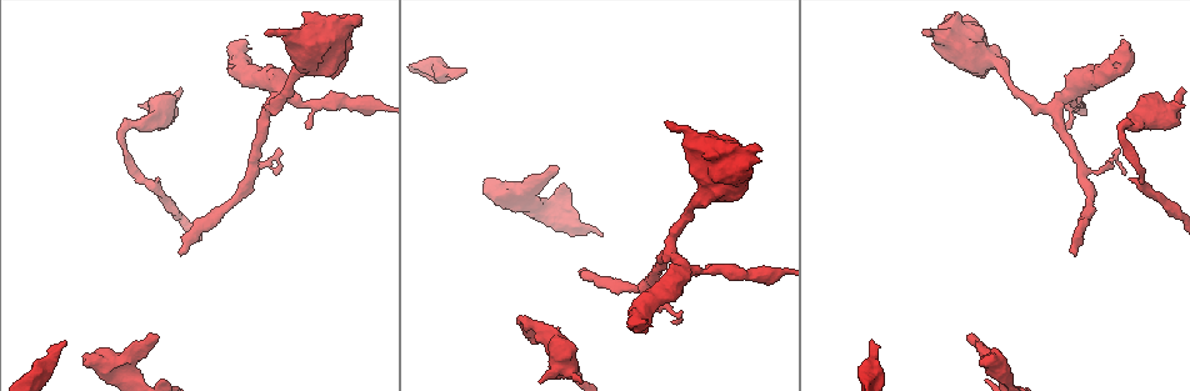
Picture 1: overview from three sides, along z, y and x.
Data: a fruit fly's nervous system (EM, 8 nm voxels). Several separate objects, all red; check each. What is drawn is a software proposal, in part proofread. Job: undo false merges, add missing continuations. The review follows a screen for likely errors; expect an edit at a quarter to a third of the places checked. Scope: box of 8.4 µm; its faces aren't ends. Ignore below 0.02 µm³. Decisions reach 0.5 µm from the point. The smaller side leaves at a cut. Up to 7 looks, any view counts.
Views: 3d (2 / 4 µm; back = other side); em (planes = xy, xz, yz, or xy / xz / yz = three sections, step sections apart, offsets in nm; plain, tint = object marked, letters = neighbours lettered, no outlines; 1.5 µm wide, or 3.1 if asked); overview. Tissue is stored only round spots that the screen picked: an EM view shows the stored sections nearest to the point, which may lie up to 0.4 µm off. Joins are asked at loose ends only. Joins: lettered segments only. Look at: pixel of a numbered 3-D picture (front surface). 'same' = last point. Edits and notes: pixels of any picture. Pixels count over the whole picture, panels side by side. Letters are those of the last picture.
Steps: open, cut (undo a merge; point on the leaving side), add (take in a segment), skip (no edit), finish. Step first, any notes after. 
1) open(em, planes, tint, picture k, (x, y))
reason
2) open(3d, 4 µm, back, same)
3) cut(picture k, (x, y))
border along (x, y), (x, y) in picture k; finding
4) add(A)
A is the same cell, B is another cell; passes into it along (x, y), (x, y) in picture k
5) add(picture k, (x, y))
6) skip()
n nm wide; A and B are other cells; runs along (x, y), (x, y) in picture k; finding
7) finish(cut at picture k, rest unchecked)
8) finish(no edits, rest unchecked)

open(3d, 2 µm, picture 1, (156, 335))
an open end

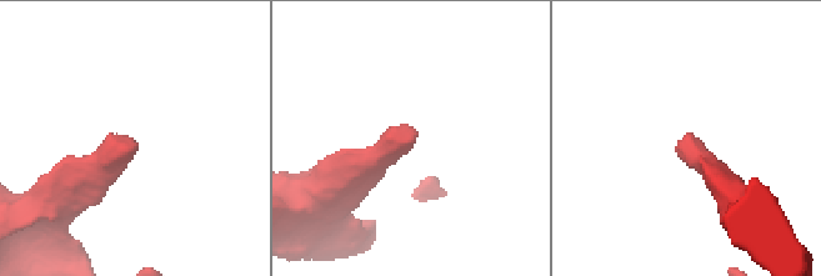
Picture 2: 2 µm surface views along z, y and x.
open(em, planes, plain, picture 2, (412, 127))

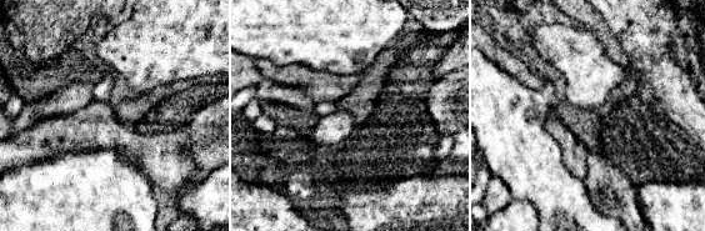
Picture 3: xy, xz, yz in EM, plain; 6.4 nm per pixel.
open(em, planes, letters, same)

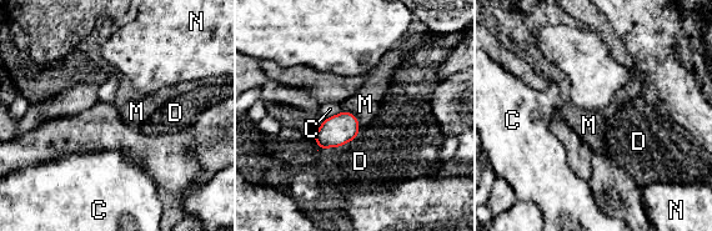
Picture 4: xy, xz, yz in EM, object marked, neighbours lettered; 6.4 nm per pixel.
skip()
200 nm wide; C, D, M and N are other cells; none of them fits

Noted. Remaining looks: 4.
open(em, planes, plain, picture 1, (65, 340))
branch stops here

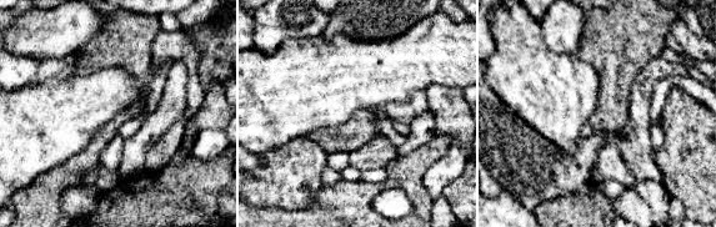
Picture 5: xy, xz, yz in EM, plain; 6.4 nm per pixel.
open(em, planes, letters, same)
see the neighbours

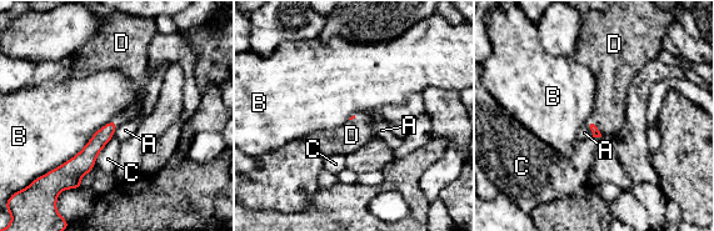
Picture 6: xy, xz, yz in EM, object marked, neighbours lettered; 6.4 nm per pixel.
add(D)
D is the same cell, A, B and C are other cells; passes into it along (592, 125), (597, 127), (609, 106) in picture 6; the cell continues

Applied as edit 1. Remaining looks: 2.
finish(add at picture 6, rest unchecked)

